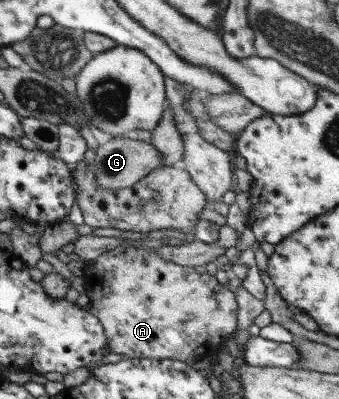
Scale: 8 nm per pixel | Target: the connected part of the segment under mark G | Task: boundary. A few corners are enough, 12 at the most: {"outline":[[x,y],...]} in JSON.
{"outline":[[134,135],[100,144],[104,189],[133,186],[162,166],[162,152]]}

